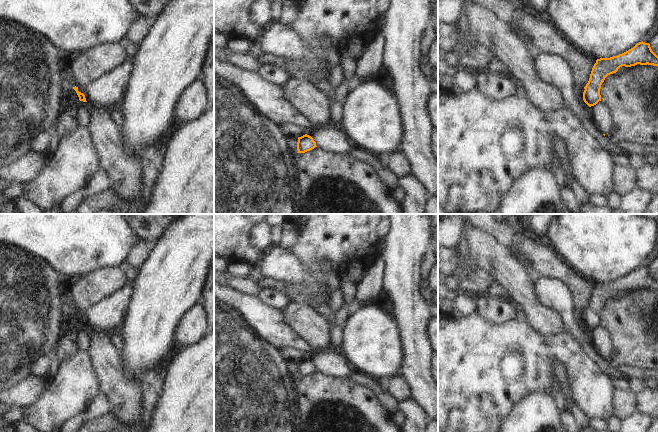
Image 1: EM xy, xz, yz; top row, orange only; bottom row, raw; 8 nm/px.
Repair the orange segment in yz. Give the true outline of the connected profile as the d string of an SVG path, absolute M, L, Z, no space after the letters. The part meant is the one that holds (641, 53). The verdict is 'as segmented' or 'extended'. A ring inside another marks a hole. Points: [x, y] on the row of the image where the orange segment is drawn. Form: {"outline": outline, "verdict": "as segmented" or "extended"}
{"outline": "M642 41L622 54L597 59L592 68L589 81L584 87L584 102L589 107L596 105L601 101L600 89L605 78L616 73L622 66L631 67L637 64L658 67L658 56L652 51L649 43Z", "verdict": "as segmented"}

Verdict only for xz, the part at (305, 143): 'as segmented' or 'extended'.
as segmented

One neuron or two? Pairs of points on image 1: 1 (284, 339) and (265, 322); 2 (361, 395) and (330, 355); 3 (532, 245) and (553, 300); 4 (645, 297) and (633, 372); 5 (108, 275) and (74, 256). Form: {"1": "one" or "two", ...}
{"1": "one", "2": "two", "3": "two", "4": "two", "5": "two"}

